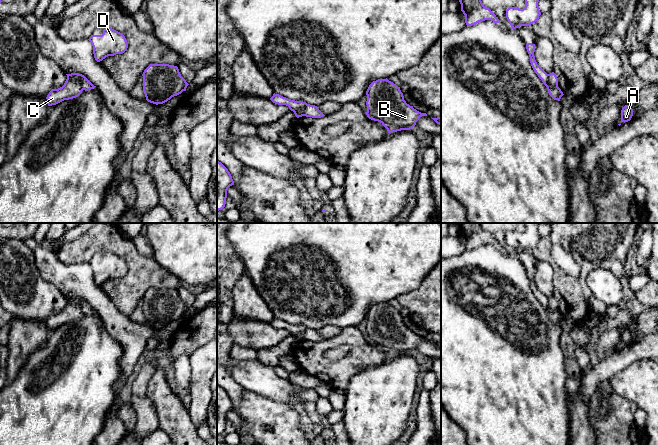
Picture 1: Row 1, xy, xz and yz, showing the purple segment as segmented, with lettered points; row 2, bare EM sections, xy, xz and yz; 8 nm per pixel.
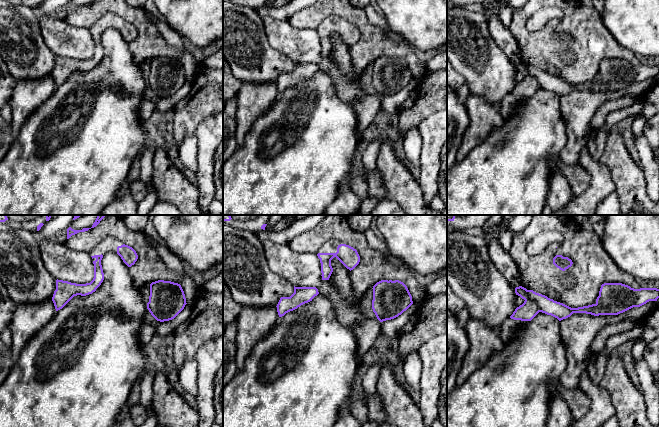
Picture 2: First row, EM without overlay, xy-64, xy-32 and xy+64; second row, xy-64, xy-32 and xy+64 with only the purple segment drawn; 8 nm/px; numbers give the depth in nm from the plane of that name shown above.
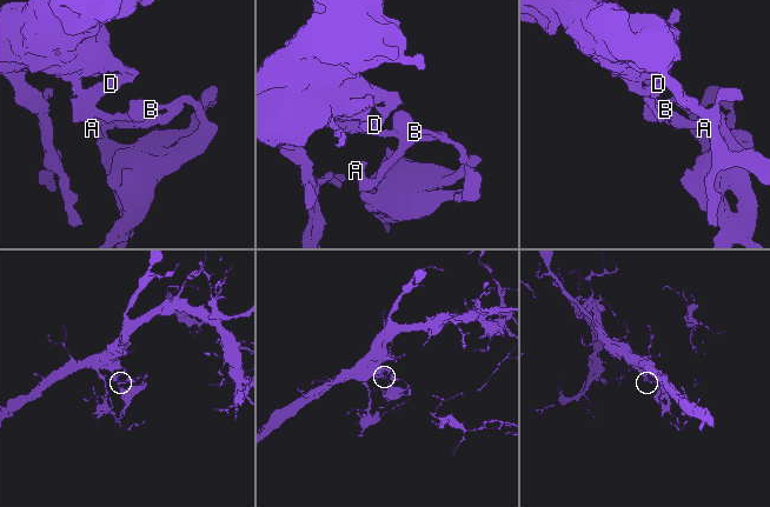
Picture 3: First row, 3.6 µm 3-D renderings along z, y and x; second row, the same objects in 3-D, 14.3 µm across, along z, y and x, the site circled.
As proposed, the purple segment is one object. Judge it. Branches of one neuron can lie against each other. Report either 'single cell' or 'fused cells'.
fused cells

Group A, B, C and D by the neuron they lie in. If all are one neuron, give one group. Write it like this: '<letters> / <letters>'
A B / C D

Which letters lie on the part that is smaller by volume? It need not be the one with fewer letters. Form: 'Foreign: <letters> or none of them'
Foreign: A, B

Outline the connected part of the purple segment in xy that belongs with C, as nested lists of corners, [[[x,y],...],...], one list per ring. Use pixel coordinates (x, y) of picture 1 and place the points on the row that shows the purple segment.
[[[66,79],[64,85],[58,89],[52,89],[47,95],[48,106],[56,105],[64,100],[78,97],[82,93],[79,79]]]

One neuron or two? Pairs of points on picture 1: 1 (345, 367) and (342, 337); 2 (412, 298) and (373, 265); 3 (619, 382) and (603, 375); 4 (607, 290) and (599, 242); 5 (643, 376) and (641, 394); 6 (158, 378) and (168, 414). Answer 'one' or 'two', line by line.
1: one
2: two
3: two
4: two
5: one
6: one

